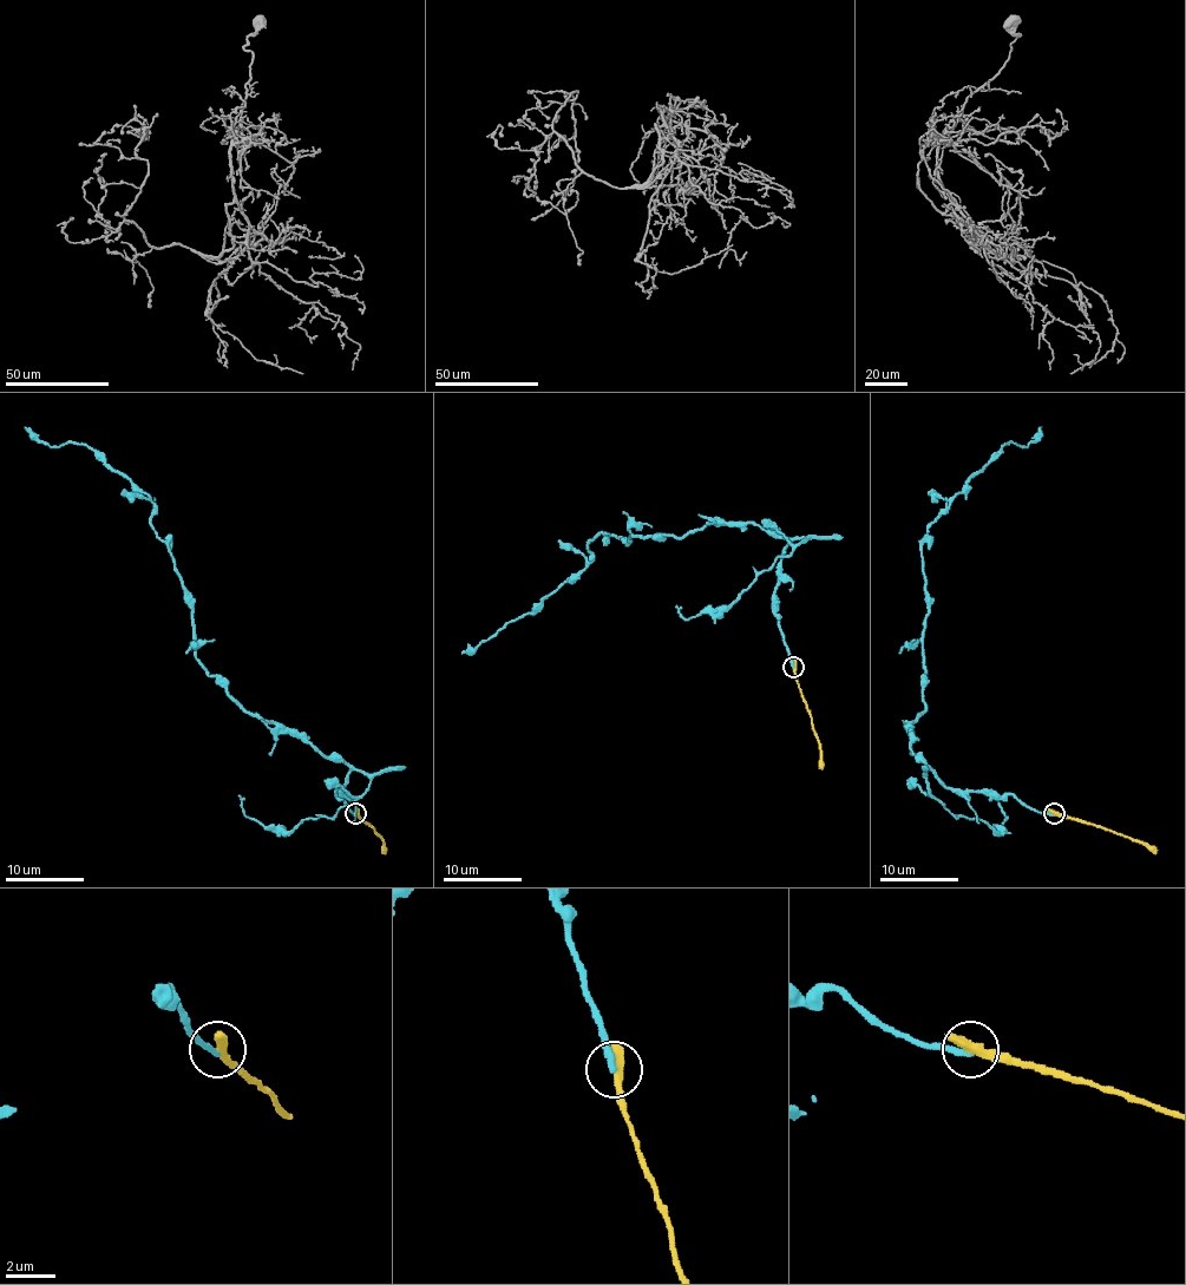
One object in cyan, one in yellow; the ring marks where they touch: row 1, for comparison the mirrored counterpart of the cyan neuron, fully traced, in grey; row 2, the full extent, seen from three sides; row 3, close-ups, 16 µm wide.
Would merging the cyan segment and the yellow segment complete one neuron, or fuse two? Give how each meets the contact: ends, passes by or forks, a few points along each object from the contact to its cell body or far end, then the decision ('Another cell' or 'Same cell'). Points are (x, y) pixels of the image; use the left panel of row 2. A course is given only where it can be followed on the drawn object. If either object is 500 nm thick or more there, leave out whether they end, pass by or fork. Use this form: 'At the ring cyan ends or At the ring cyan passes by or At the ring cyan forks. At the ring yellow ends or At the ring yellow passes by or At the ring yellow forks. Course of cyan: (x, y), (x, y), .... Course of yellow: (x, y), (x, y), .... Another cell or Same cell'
At the ring cyan ends. At the ring yellow ends. Course of cyan: (355, 813), (338, 793), (349, 767), (244, 710), (195, 656), (151, 500), (84, 445), (25, 427). Course of yellow: (355, 813), (381, 837), (385, 851). Another cell

